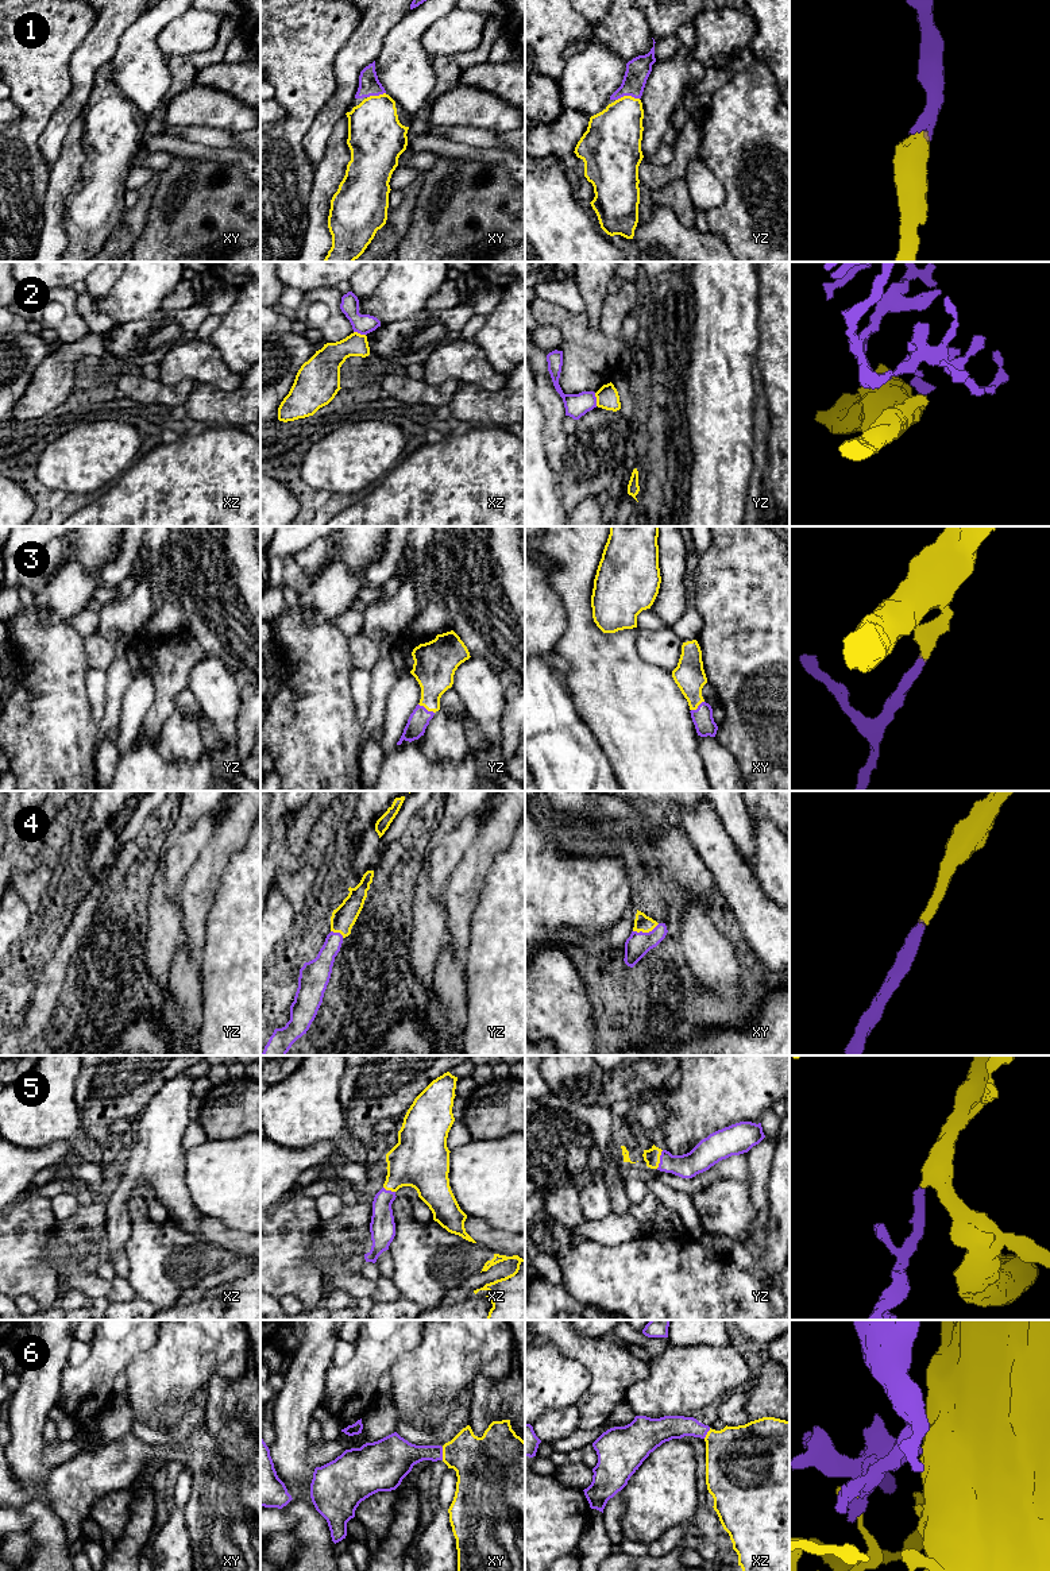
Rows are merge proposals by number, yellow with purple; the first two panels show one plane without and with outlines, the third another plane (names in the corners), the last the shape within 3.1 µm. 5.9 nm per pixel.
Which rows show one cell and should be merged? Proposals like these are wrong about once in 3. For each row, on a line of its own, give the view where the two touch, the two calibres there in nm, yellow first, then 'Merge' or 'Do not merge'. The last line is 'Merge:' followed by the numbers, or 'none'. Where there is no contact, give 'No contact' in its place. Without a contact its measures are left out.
1: Touches yellow in yz. Thickness 320 nm (yellow) against 140 nm. Merge
2: Touches yellow in yz. Thickness 130 nm (yellow) against 140 nm. Do not merge
3: Touches yellow in yz. Thickness 240 nm (yellow) against 120 nm. Merge
4: Touches yellow in xy. Thickness 100 nm (yellow) against 150 nm. Merge
5: Touches yellow in yz. Thickness 100 nm (yellow) against 160 nm. Merge
6: Touches yellow in xy. Thickness 340 nm (yellow) against 190 nm. Merge
Merge: 1, 3, 4, 5, 6

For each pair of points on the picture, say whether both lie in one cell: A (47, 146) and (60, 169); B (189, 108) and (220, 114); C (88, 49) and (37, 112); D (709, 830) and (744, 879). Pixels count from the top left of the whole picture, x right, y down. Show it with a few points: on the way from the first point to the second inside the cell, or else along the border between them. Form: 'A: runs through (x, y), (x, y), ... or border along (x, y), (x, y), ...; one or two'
A: border along (68, 131), (62, 150), (50, 166); two
B: runs through (197, 108), (212, 108); one
C: border along (83, 41), (70, 60), (72, 89), (62, 101); two
D: runs through (713, 842), (720, 855), (732, 867); one

